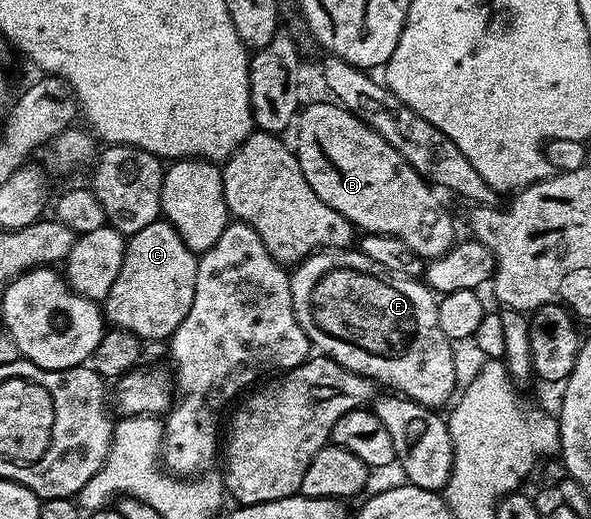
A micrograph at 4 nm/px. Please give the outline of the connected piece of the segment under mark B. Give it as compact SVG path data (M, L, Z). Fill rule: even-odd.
M327 100L316 101L313 105L305 104L299 110L298 124L295 126L295 129L297 129L294 152L300 161L302 175L306 175L306 183L310 183L310 187L314 187L314 195L318 195L318 199L322 199L322 203L334 207L334 211L338 211L343 215L357 230L363 231L364 233L394 235L394 239L402 239L402 243L406 243L406 247L410 247L413 254L421 259L431 259L447 253L457 240L456 225L452 222L451 215L444 210L443 203L440 202L439 195L441 196L441 194L429 182L420 177L418 171L414 171L414 167L410 167L410 163L406 163L406 159L402 159L402 155L398 155L398 151L394 151L394 147L390 147L390 143L386 143L386 139L382 139L382 135L378 135L378 131L374 131L365 121L355 117L349 109L344 108L343 105L337 103L335 100Z

